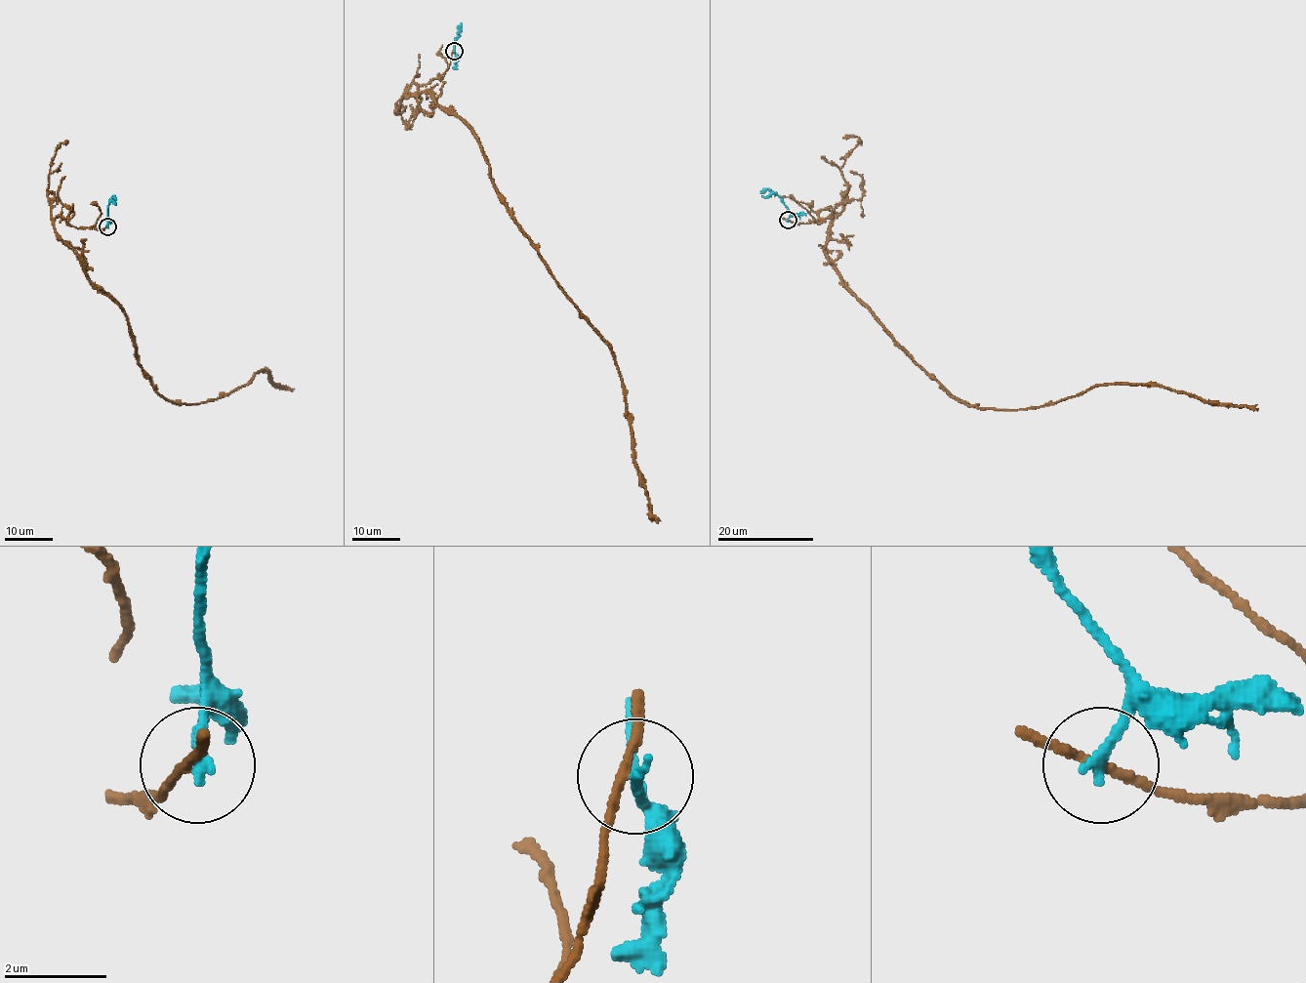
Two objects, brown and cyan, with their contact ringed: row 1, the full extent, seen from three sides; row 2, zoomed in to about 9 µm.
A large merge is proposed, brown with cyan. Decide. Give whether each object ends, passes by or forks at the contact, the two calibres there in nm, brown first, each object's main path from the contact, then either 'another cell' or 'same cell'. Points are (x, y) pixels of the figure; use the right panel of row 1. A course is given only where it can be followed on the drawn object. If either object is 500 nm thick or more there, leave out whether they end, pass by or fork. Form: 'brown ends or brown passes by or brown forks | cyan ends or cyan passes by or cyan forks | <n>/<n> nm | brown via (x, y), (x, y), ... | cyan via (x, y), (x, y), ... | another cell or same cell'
brown passes by | cyan ends | 160/220 nm | brown via (788, 220), (833, 213), (827, 254), (841, 281), (959, 399), (1027, 410), (1099, 386), (1153, 384), (1258, 409) | cyan via (788, 220), (790, 211), (778, 196), (768, 189), (760, 193) | another cell

